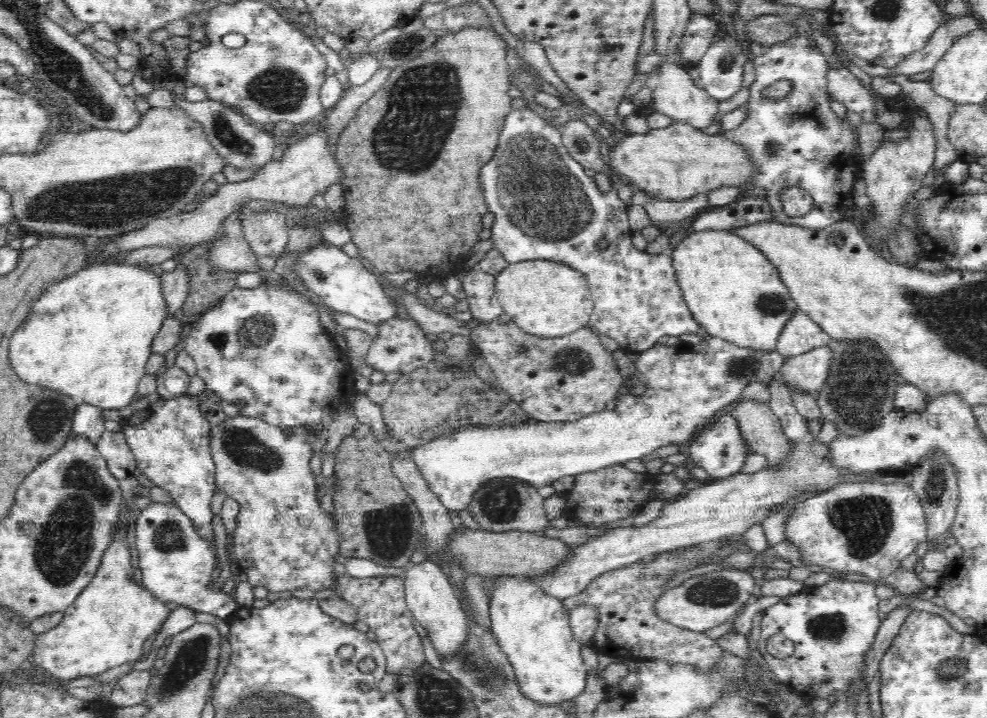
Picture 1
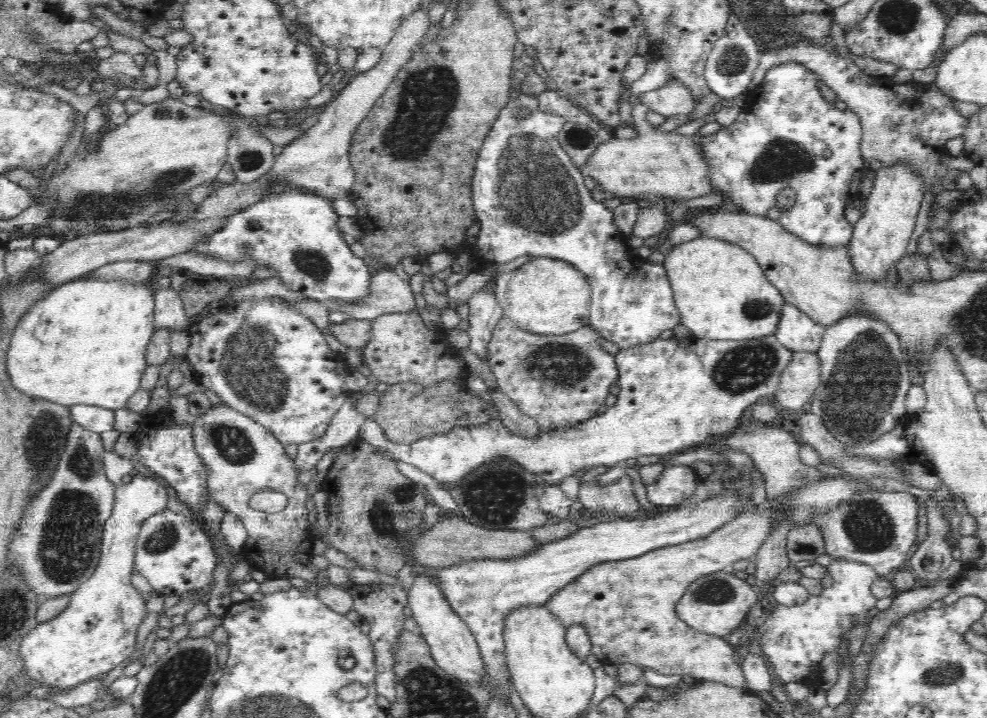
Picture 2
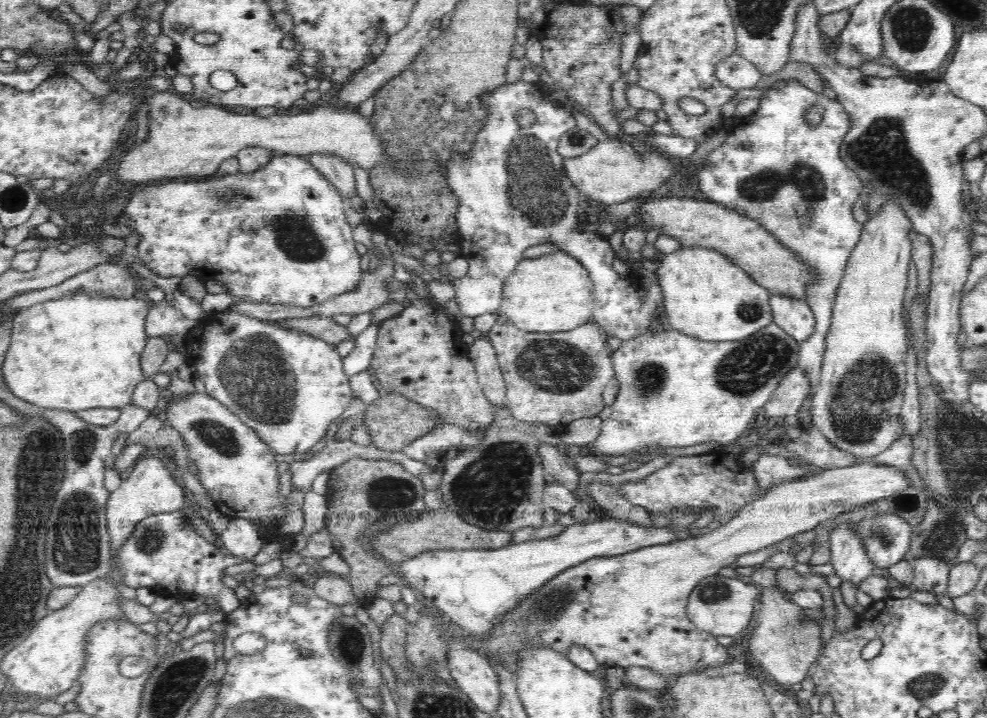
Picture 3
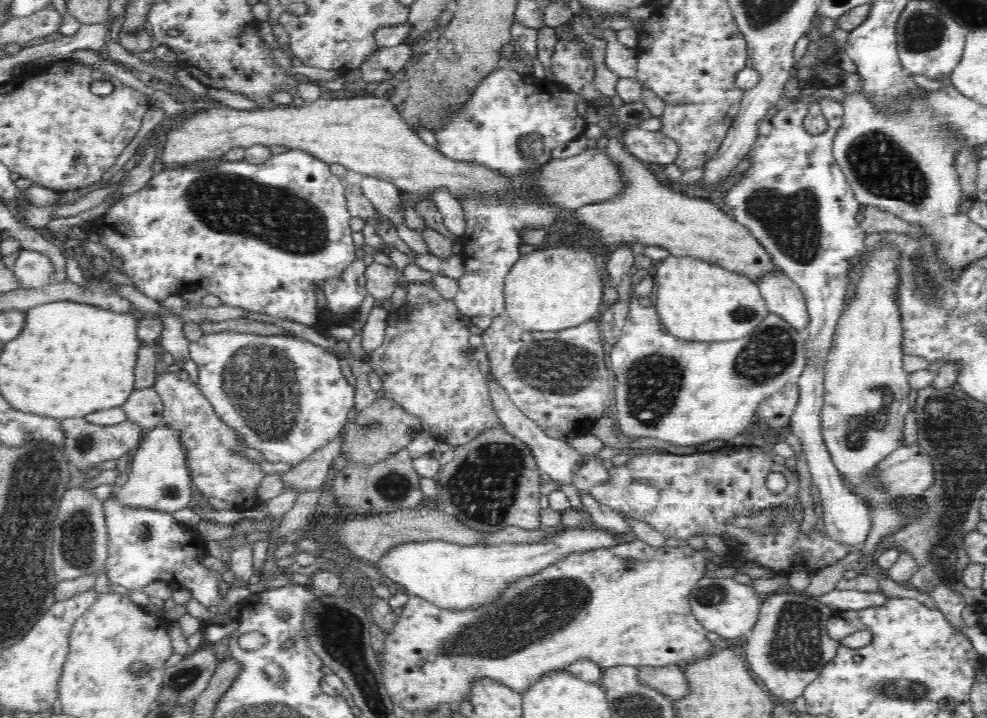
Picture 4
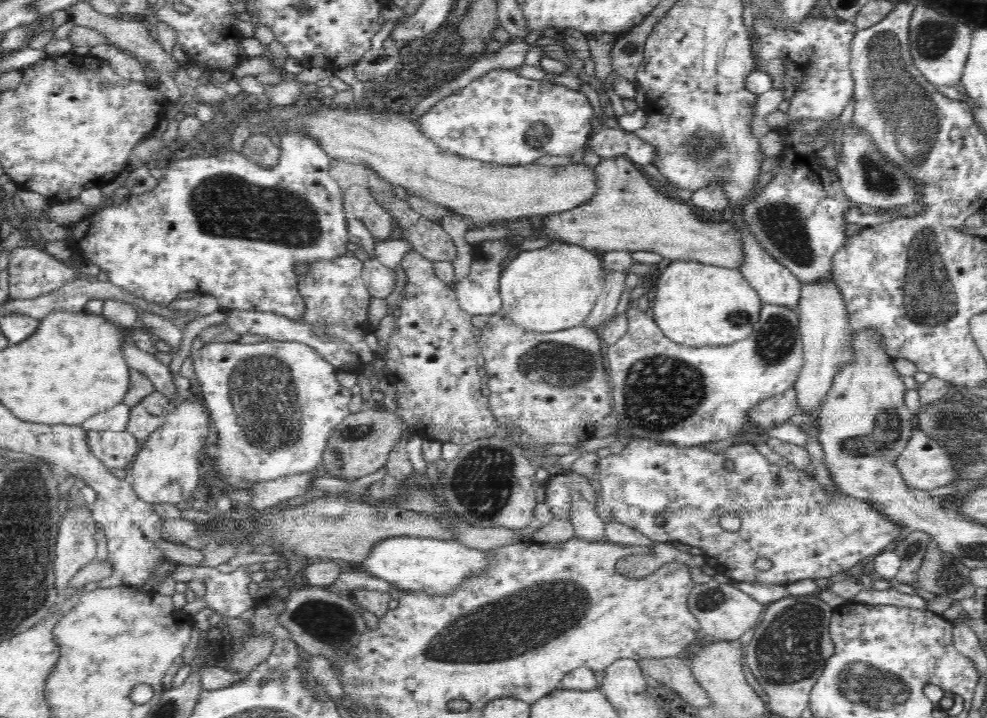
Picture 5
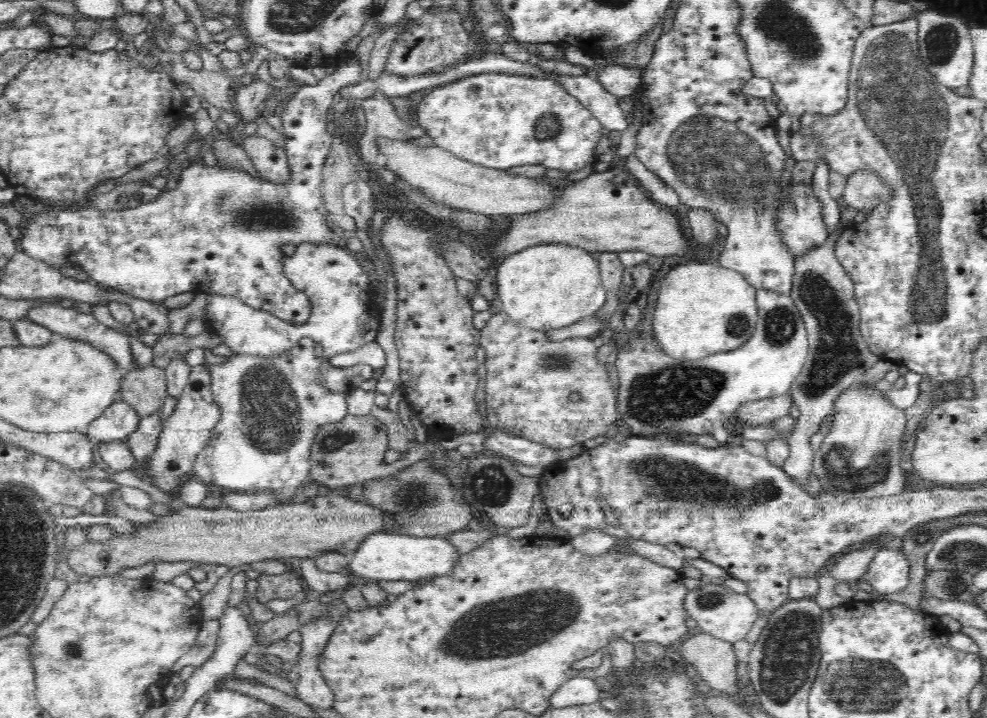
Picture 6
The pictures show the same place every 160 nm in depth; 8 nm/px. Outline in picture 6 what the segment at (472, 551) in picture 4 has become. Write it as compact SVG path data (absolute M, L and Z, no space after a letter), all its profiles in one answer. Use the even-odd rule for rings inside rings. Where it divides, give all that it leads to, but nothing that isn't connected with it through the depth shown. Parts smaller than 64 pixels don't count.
M378 531L369 534L350 557L349 570L356 576L378 581L426 582L450 574L459 561L459 552L444 536L417 537Z

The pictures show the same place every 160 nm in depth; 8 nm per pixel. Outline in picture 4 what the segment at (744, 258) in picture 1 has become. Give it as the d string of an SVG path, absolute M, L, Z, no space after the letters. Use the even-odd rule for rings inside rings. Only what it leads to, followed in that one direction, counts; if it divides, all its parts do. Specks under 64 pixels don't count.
M669 255L658 266L654 282L658 285L655 304L658 321L682 340L736 340L750 334L769 313L767 302L752 279L699 258Z

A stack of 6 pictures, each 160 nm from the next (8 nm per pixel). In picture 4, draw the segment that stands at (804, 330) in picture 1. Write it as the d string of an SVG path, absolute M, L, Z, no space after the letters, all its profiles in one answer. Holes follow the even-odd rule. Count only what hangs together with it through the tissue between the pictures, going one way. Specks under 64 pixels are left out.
M782 271L766 273L756 282L769 312L778 314L788 324L801 332L808 326L808 305L800 287Z

